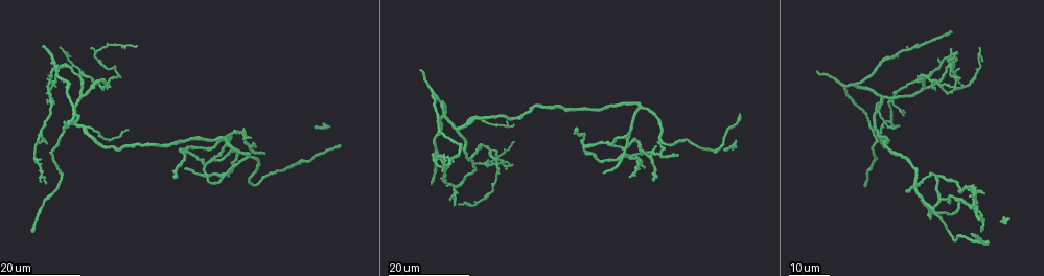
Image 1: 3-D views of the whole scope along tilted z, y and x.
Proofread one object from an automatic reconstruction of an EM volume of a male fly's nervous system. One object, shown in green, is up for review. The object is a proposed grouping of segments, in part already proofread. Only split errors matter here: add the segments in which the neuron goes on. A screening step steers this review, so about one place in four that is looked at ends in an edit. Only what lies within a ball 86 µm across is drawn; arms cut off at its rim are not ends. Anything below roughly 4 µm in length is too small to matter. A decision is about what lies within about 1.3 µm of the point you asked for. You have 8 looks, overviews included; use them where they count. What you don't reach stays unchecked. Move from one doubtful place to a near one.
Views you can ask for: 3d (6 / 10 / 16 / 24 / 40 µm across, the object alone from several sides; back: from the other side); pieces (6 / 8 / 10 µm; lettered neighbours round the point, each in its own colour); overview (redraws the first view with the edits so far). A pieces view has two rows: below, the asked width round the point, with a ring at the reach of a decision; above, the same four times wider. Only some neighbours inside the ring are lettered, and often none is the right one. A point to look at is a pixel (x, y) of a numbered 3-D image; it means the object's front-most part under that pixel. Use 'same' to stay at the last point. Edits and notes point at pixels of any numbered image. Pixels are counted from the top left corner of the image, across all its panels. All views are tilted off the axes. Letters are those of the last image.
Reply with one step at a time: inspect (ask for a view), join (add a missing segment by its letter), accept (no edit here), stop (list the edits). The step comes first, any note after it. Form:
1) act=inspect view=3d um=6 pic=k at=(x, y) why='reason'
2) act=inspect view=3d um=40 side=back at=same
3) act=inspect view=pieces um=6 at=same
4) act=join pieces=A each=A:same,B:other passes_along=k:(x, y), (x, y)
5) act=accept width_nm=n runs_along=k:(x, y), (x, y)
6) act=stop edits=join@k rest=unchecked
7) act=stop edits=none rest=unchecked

act=inspect view=3d um=24 pic=1 at=(187, 167) why='an open end'

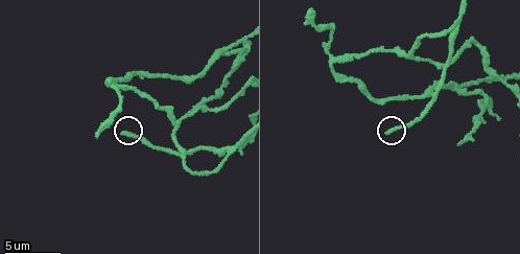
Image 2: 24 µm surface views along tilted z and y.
act=inspect view=pieces um=10 pic=2 at=(125, 134)

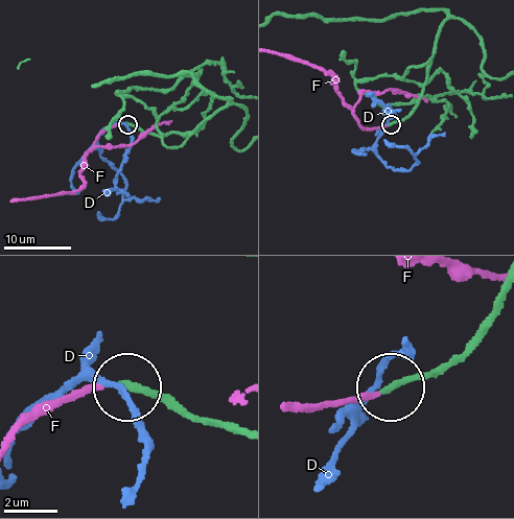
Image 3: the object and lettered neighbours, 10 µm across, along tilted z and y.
act=join pieces=F width_nm=260 each=D:other,F:same found='the neuron continues'

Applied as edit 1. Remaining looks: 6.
act=inspect view=overview

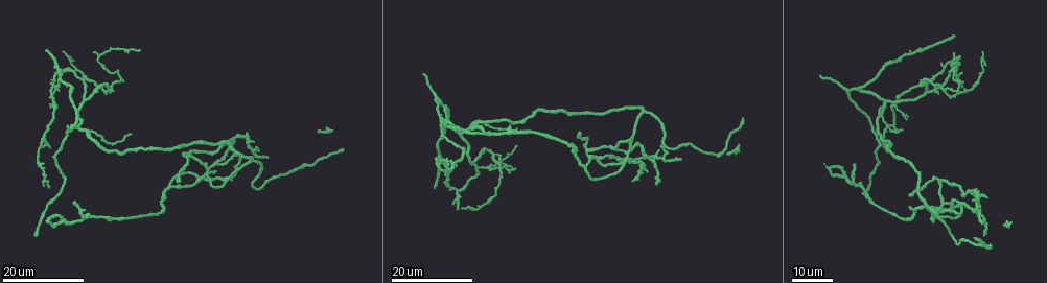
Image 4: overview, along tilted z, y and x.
act=inspect view=3d um=16 pic=4 at=(633, 181) why='tapers out'

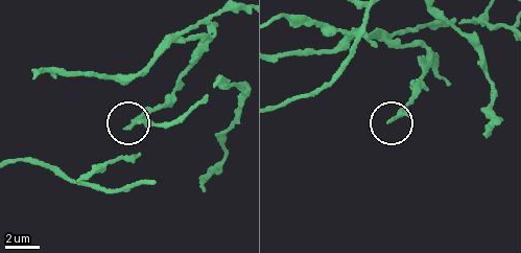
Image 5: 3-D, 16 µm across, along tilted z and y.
act=inspect view=pieces um=6 pic=5 at=(391, 118)

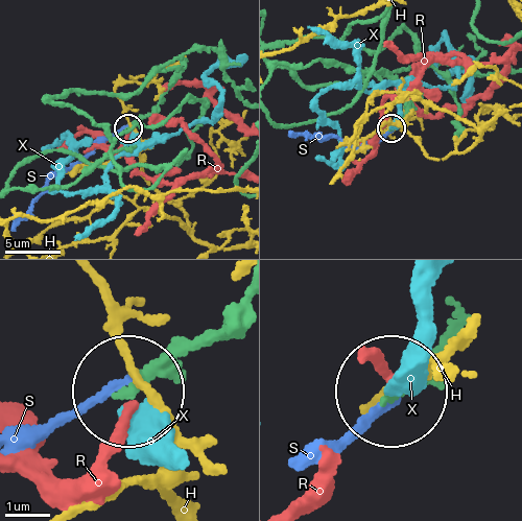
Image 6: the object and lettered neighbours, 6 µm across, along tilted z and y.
act=join pieces=S each=H:other,R:other,S:same,X:other passes_along=6:(161, 102), (52, 174), (14, 229) found='it goes on there'

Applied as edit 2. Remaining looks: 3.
act=inspect view=overview why='redraw'

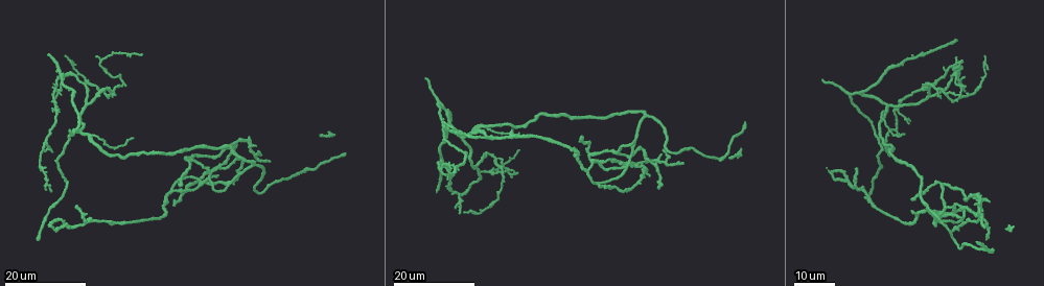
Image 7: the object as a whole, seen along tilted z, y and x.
act=inspect view=3d um=16 pic=7 at=(684, 165) why='end of a long branch'

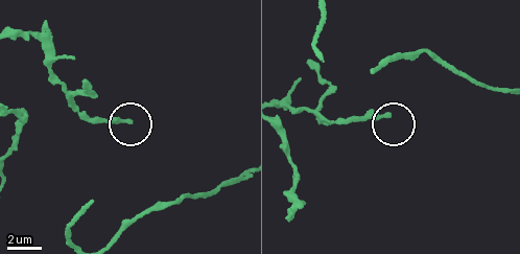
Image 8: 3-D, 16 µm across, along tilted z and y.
act=inspect view=pieces um=8 pic=8 at=(387, 116)

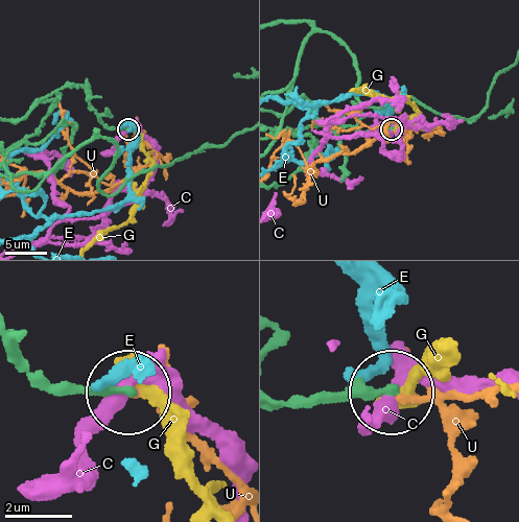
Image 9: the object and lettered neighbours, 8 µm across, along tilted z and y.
act=accept width_nm=220 each=C:other,E:other,G:other,U:other runs_along=9:(283, 399), (387, 390) found='none of them fits'

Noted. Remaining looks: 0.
act=stop edits=join@3,join@6 rest=unchecked

